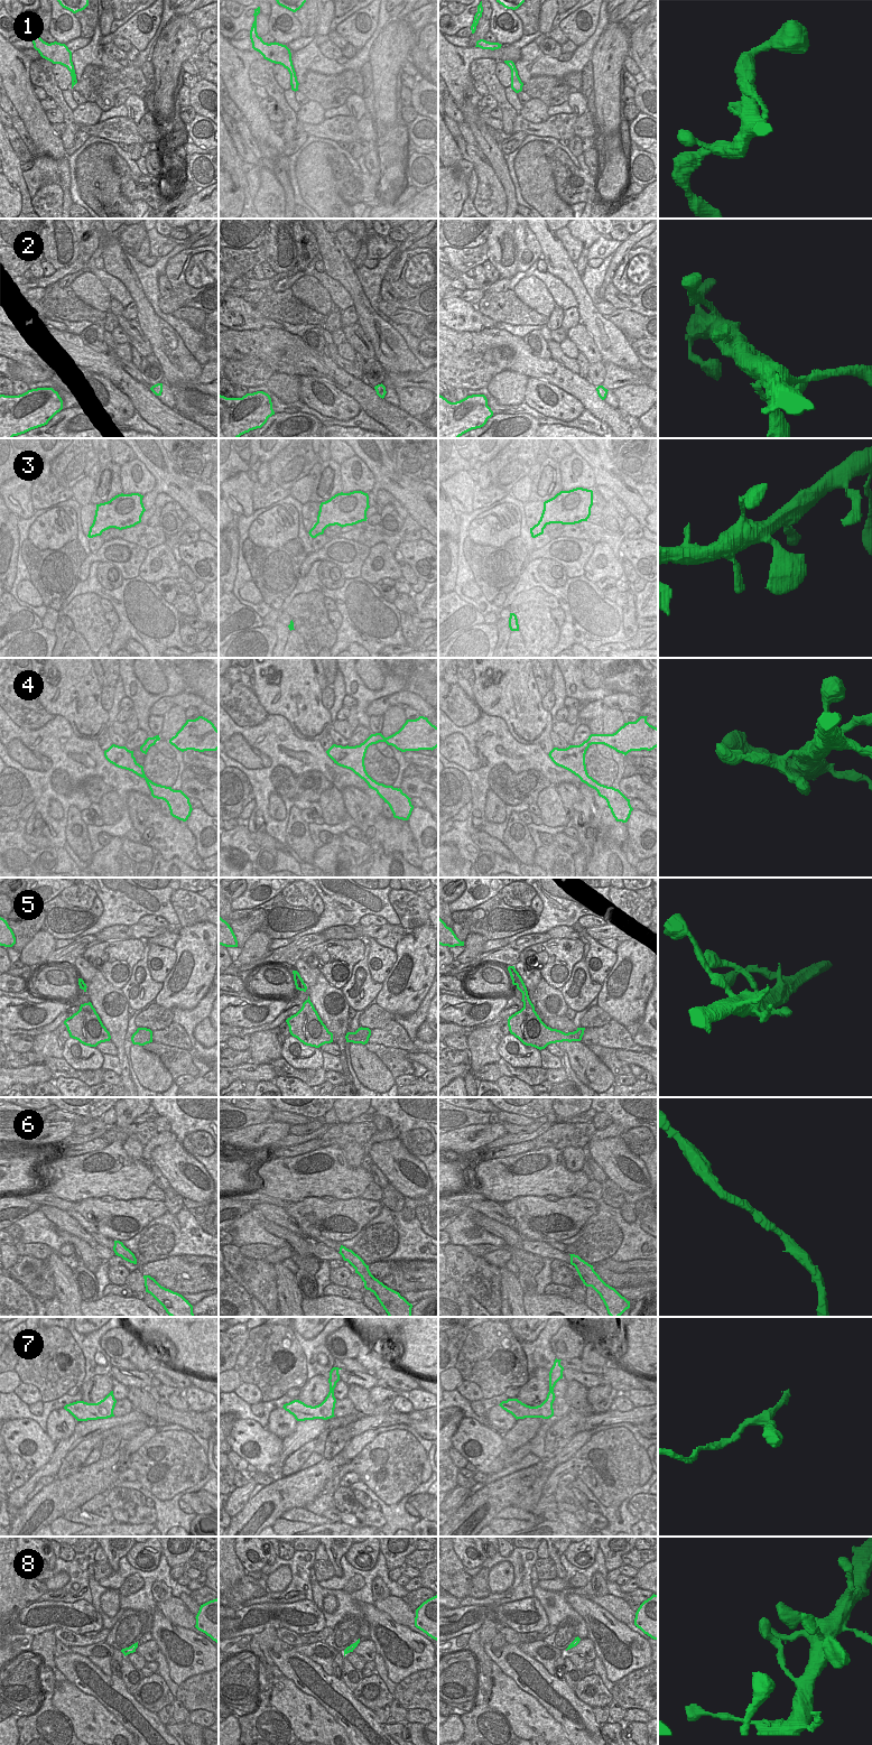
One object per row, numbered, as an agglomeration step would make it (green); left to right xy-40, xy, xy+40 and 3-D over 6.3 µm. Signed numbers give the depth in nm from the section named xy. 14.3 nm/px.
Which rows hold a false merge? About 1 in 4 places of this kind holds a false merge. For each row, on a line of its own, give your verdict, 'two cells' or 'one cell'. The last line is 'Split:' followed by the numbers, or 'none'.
1: one cell
2: one cell
3: one cell
4: one cell
5: one cell
6: one cell
7: one cell
8: one cell
Split: none

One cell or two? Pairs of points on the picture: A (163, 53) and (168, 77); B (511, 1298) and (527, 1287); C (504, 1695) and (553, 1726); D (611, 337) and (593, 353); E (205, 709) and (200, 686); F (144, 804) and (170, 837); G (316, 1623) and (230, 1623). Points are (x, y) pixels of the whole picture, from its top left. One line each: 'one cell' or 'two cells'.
A: one cell
B: two cells
C: one cell
D: two cells
E: two cells
F: one cell
G: one cell

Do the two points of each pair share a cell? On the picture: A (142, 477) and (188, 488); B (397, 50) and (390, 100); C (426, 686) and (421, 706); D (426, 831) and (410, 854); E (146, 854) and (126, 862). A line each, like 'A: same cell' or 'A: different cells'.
A: different cells
B: same cell
C: different cells
D: different cells
E: different cells

